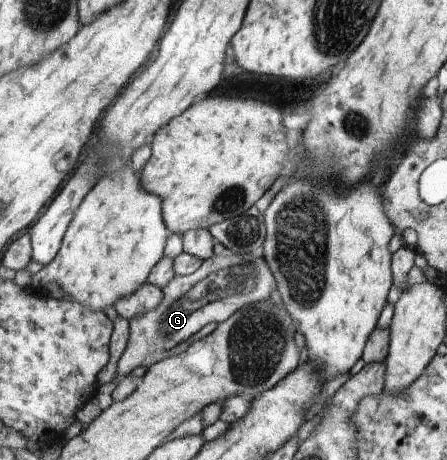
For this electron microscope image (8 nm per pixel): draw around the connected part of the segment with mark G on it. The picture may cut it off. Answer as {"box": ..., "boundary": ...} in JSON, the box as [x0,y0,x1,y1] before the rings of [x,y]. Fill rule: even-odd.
{"box":[94,252,279,411],"boundary":[[[225,252],[206,259],[194,274],[176,276],[173,282],[163,289],[165,300],[162,306],[153,308],[151,312],[139,315],[138,319],[130,322],[130,338],[117,362],[115,376],[110,382],[100,385],[94,397],[101,411],[108,410],[114,404],[112,394],[135,368],[149,368],[157,362],[174,357],[196,337],[229,320],[241,308],[270,300],[271,292],[278,290],[279,284],[275,279],[275,272],[269,268],[267,258],[262,257],[261,260],[255,260],[253,254]]]}

